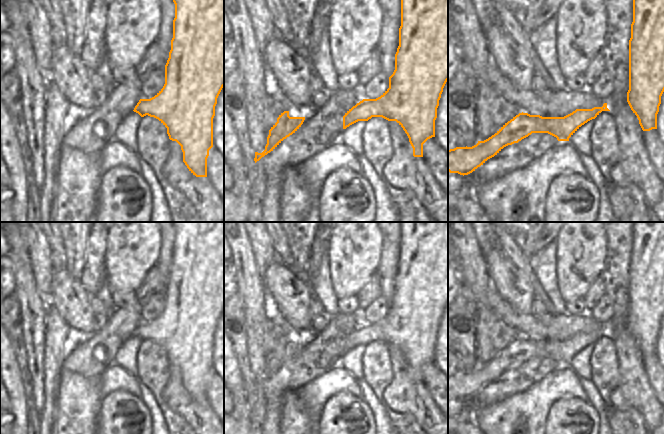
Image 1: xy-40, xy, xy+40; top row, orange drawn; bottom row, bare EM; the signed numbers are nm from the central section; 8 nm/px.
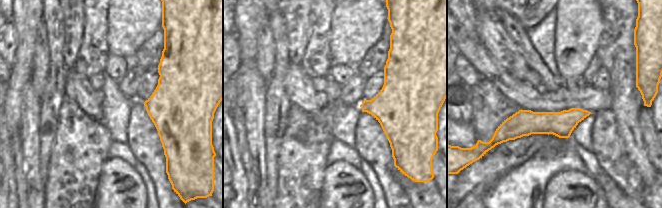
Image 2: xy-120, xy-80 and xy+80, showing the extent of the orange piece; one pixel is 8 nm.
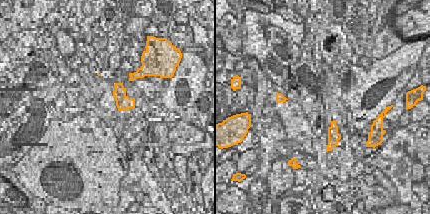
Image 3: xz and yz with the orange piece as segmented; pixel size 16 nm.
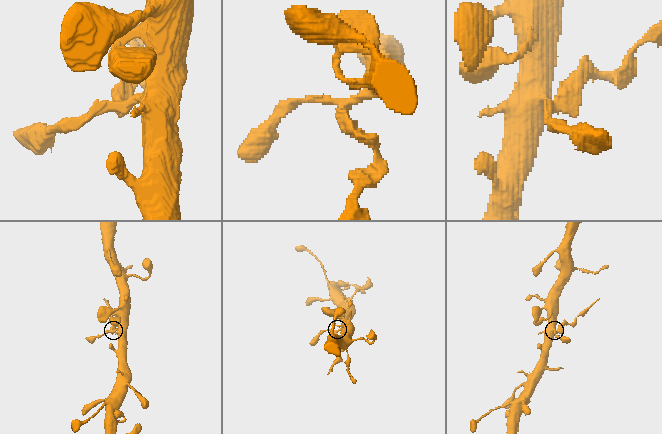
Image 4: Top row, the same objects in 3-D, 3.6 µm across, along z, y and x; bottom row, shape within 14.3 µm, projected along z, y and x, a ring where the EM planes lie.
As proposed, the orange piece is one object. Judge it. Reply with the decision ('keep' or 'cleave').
keep

